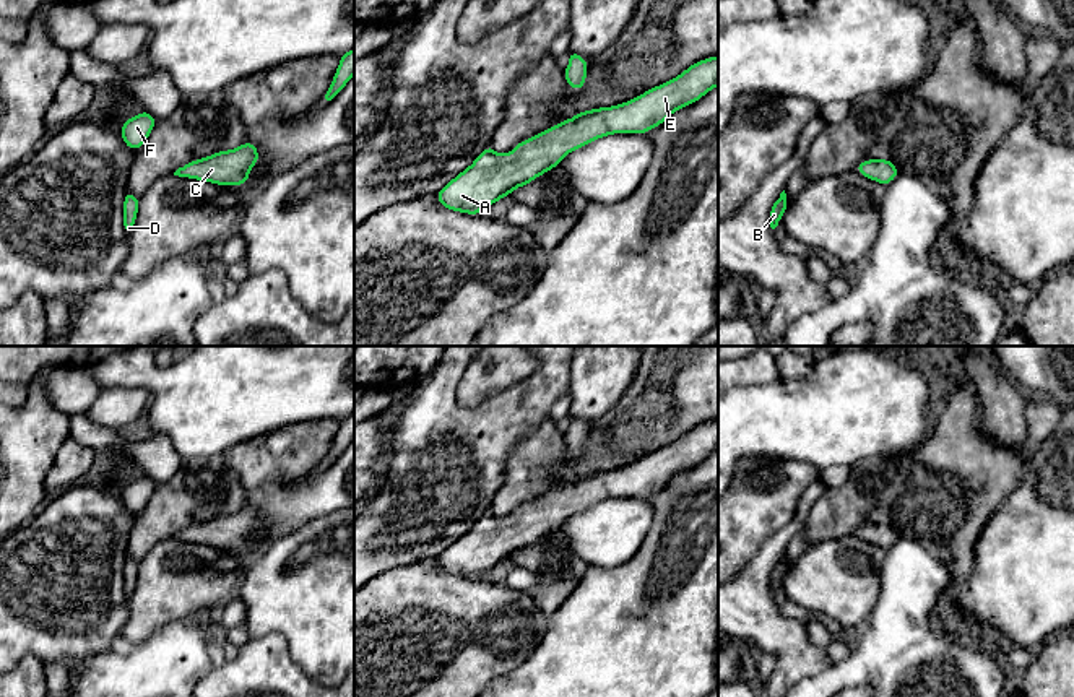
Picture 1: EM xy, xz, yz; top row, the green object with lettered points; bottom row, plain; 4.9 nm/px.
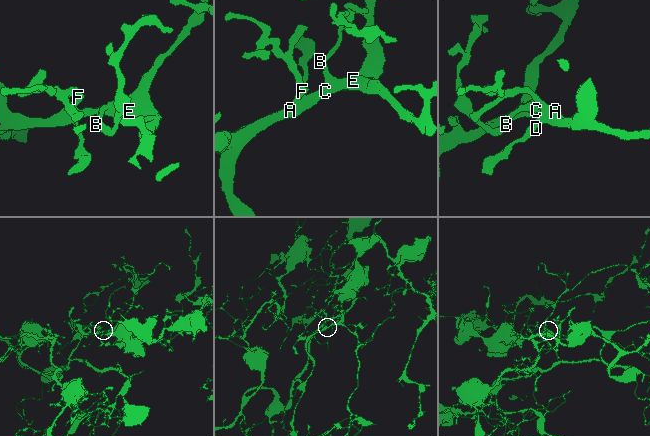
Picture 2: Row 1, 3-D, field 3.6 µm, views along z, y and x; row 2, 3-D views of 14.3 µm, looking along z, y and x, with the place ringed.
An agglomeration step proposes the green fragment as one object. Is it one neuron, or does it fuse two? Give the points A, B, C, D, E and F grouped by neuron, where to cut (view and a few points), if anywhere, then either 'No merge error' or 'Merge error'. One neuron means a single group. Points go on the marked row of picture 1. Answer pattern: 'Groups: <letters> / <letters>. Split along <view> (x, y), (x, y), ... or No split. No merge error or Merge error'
Groups: A B C D E F. No split. No merge error

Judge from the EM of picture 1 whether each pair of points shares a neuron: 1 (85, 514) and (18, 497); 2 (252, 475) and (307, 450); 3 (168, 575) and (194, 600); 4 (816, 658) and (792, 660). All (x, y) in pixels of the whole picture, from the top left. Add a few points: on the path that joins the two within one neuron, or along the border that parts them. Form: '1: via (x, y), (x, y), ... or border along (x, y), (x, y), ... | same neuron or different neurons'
1: border along (47, 497), (17, 530) | different neurons
2: via (265, 462), (270, 457), (294, 450) | same neuron
3: via (174, 580), (187, 593) | same neuron
4: via (809, 660), (798, 660) | same neuron

